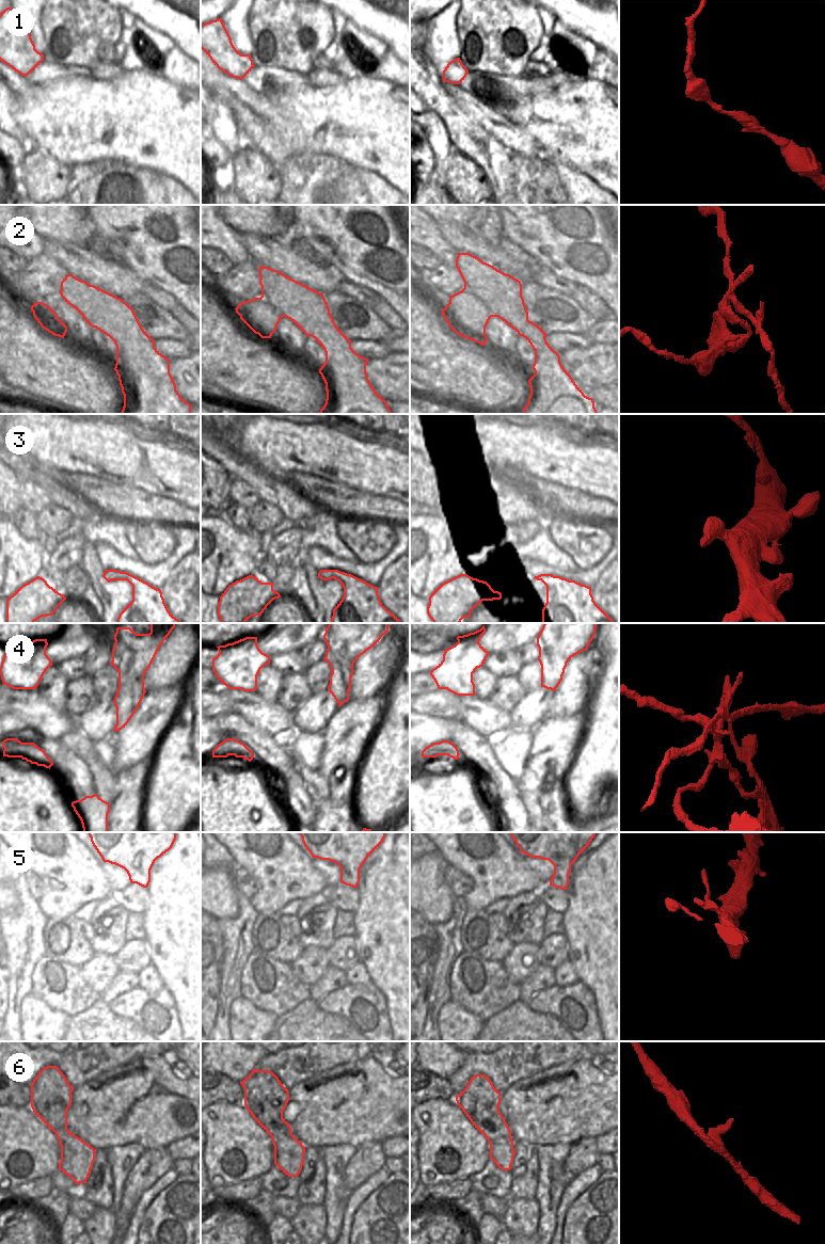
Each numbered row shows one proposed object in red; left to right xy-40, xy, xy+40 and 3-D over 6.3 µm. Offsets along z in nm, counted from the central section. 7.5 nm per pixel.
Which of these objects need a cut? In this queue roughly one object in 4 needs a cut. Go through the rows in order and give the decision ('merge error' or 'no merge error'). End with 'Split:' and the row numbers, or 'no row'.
1: no merge error
2: merge error
3: no merge error
4: merge error
5: no merge error
6: merge error
Split: 2, 4, 6

